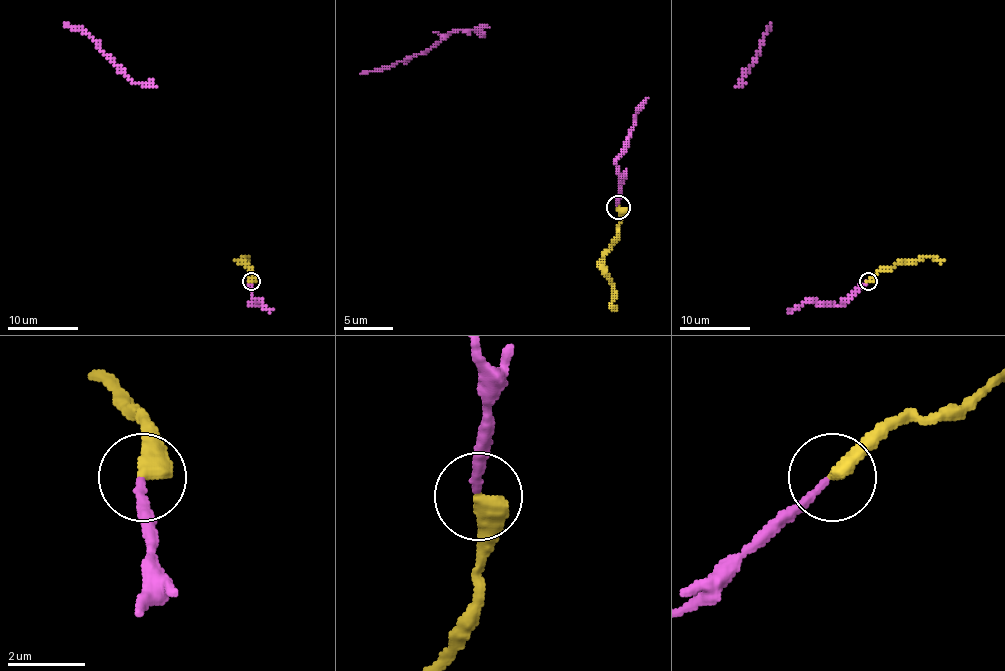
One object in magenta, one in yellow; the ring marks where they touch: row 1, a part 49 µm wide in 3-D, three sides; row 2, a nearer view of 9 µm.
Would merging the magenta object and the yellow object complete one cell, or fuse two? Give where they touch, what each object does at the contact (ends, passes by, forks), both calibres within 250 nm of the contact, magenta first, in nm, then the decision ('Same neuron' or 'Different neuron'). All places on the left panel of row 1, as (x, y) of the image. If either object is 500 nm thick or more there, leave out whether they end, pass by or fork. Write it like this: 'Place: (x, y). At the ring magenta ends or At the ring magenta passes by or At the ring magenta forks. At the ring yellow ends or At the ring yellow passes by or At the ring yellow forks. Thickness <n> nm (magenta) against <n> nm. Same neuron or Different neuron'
Place: (251, 281). At the ring magenta ends. At the ring yellow ends. Thickness 200 nm (magenta) against 480 nm. Same neuron

